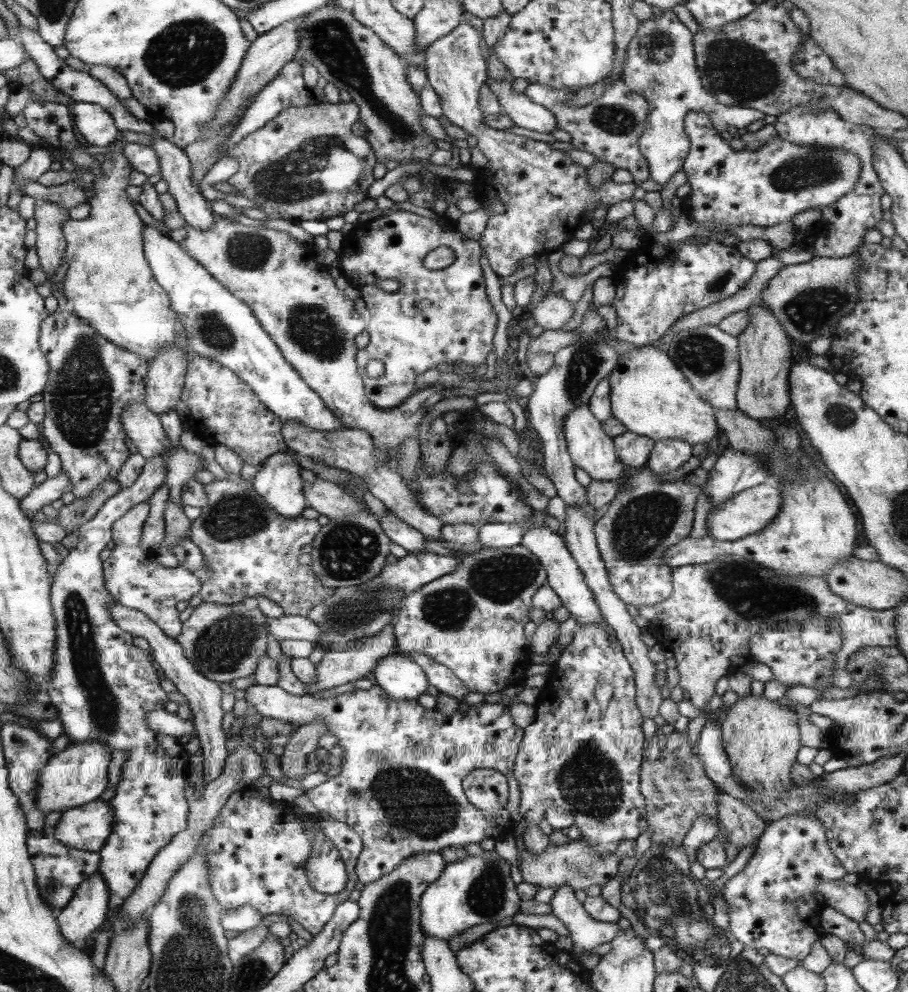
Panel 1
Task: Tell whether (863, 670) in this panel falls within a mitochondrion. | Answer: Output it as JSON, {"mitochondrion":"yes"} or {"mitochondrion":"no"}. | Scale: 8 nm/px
{"mitochondrion":"yes"}

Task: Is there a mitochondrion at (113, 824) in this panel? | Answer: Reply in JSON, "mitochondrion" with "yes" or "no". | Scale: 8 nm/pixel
{"mitochondrion":"no"}

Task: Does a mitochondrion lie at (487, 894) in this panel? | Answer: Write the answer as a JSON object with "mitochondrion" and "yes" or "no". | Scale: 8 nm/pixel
{"mitochondrion":"yes"}

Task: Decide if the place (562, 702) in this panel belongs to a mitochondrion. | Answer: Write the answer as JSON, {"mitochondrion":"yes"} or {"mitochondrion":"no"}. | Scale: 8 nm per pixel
{"mitochondrion":"no"}

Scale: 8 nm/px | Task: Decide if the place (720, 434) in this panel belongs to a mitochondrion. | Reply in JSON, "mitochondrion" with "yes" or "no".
{"mitochondrion":"no"}

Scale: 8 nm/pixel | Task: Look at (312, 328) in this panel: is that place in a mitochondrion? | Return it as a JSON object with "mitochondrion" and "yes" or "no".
{"mitochondrion":"yes"}

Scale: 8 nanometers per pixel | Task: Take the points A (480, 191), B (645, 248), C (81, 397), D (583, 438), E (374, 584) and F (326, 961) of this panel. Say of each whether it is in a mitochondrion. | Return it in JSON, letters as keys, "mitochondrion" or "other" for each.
{"A":"other","B":"other","C":"mitochondrion","D":"other","E":"mitochondrion","F":"other"}

